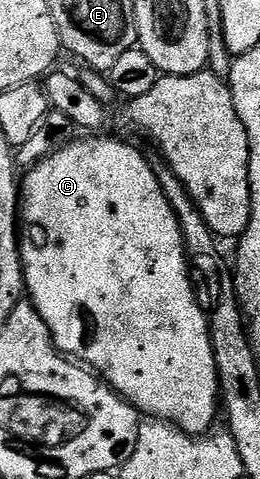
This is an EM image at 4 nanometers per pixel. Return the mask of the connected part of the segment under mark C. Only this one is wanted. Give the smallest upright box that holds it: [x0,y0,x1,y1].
[19,134,221,436]

